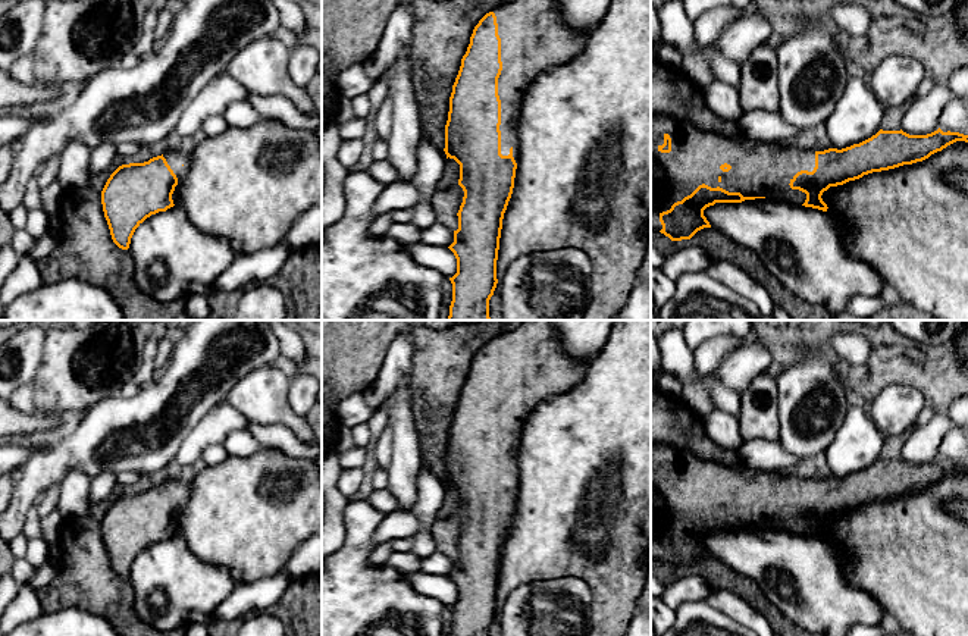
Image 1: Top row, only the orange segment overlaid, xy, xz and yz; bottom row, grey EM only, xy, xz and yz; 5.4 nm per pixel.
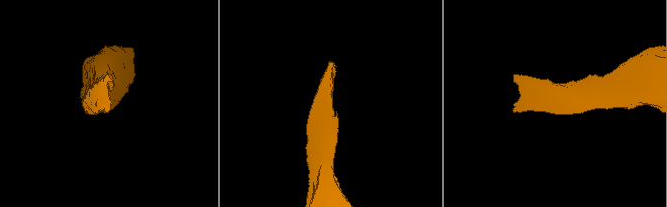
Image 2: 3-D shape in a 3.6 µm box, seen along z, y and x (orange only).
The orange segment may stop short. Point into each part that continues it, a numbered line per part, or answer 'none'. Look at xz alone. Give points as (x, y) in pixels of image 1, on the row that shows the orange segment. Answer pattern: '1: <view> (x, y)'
1: xz (535, 37)

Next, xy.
1: xy (175, 159)

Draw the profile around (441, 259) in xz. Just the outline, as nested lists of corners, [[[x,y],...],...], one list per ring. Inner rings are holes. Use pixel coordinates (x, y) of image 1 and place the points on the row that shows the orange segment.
[[[416,242],[410,251],[416,263],[438,270],[447,279],[457,273],[457,259],[448,247]]]

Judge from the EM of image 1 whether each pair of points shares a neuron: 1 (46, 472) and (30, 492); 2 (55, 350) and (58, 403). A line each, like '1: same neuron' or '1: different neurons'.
1: same neuron
2: same neuron

